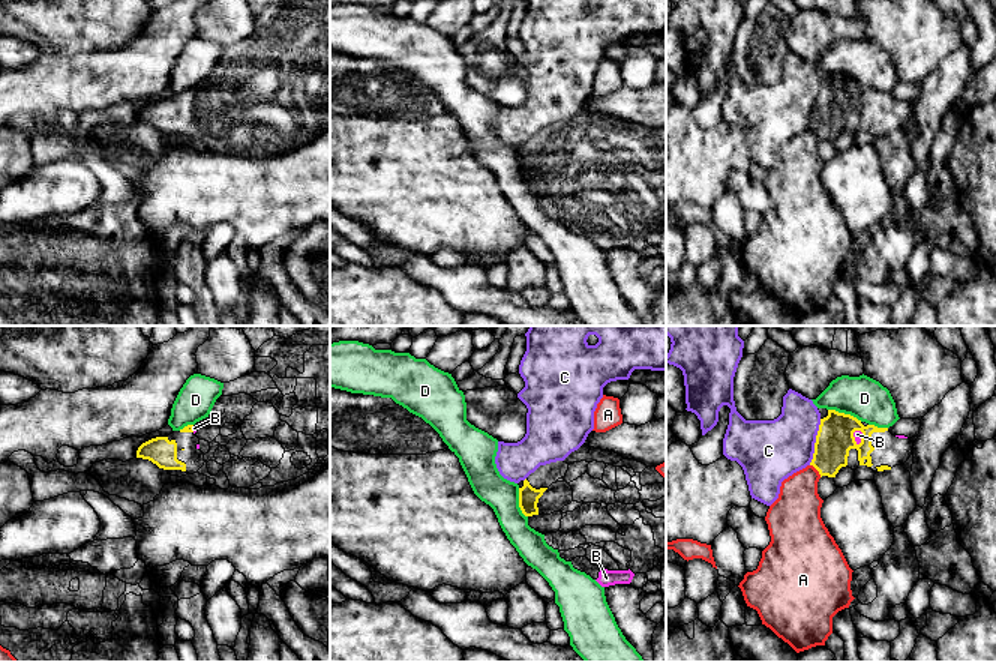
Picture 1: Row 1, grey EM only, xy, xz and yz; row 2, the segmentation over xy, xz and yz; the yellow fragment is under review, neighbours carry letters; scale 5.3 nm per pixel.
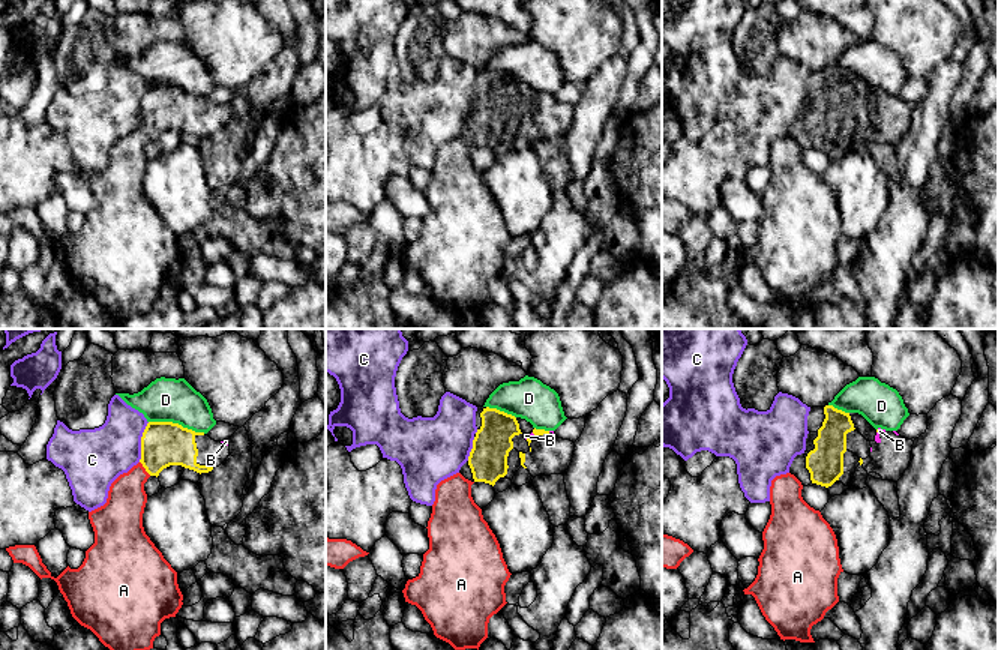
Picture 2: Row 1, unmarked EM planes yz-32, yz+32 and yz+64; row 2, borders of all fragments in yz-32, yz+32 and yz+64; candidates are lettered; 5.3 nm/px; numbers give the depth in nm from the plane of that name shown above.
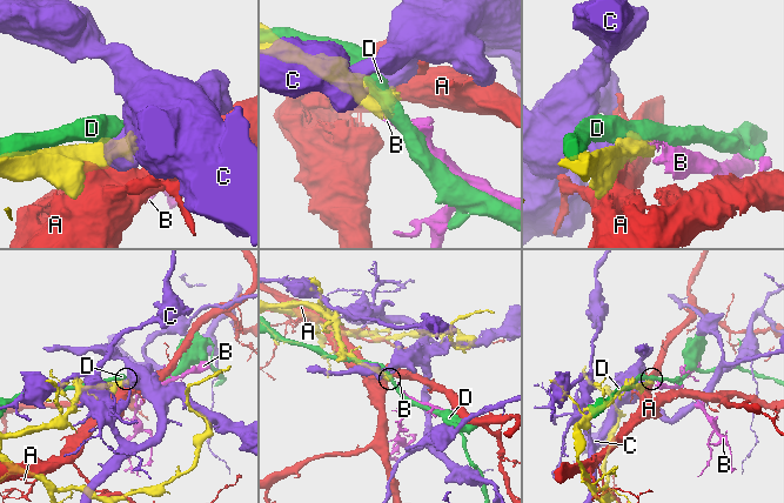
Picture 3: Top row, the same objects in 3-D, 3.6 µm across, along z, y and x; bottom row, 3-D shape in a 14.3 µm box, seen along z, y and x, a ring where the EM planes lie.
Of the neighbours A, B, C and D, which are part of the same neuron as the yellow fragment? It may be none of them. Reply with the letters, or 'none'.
B

